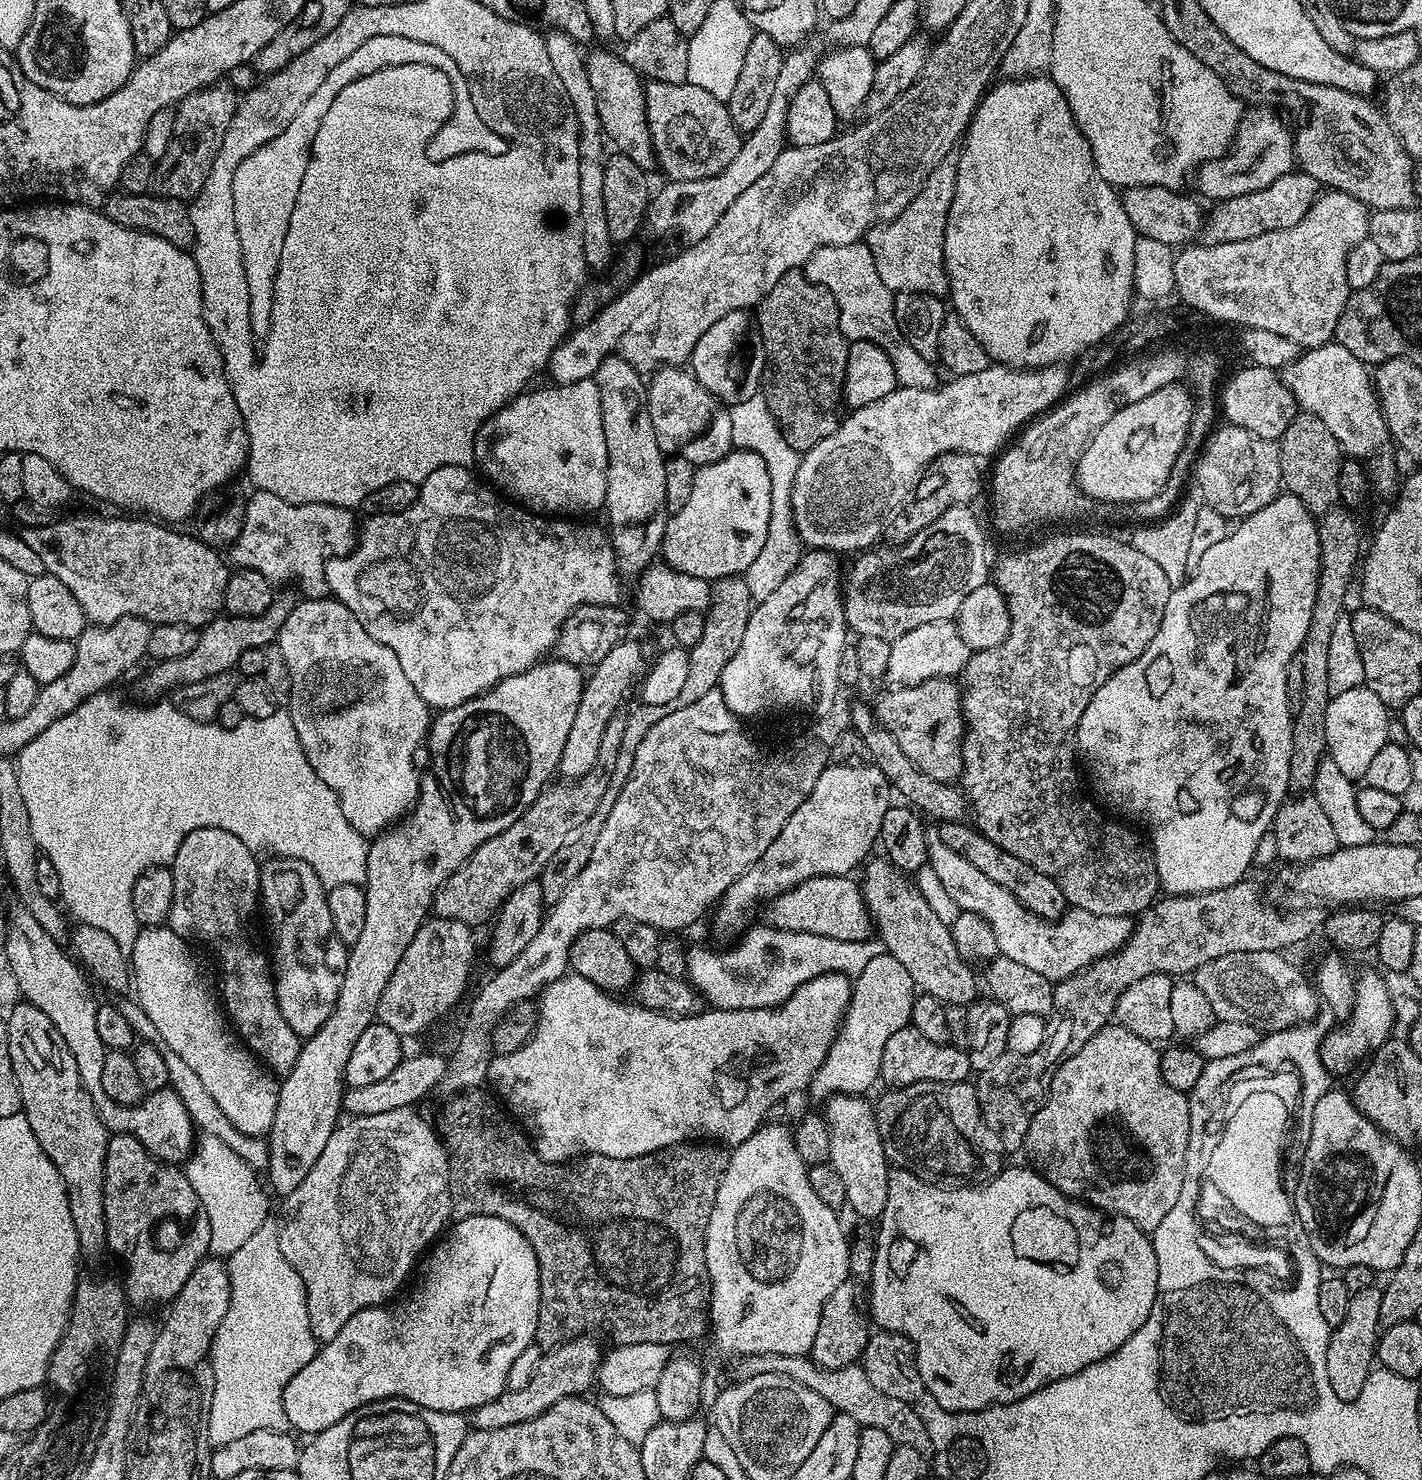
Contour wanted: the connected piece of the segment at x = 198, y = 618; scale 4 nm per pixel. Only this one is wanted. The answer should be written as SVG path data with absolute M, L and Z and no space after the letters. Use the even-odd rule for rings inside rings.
M116 515L120 516L68 516L37 528L20 528L19 534L37 552L38 558L42 558L45 573L58 578L58 582L78 598L85 621L93 625L113 624L127 616L137 616L153 626L203 626L221 615L230 568L226 560L224 565L217 549L203 544L195 535L183 536L172 529L175 527L165 526L155 519Z

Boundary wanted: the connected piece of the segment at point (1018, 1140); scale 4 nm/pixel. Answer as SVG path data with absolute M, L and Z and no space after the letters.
M1047 1051L1034 1054L1014 1054L1004 1052L994 1066L986 1066L974 1080L980 1119L993 1137L1000 1139L999 1147L1005 1153L1021 1151L1024 1139L1030 1130L1034 1114L1044 1105L1048 1098L1048 1087L1052 1085L1054 1064L1048 1061Z

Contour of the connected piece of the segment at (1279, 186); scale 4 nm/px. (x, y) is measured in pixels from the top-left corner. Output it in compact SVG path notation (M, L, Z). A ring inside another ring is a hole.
M1293 170L1282 174L1278 182L1270 182L1270 186L1262 190L1254 190L1254 194L1242 194L1238 198L1213 203L1212 213L1210 210L1204 218L1203 243L1242 242L1243 239L1257 238L1258 234L1270 234L1274 230L1298 226L1298 222L1302 222L1302 218L1316 201L1321 188L1321 184L1310 178L1310 174Z

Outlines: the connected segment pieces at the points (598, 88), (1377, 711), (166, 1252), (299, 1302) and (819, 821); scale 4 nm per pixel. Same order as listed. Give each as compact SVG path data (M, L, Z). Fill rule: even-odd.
M596 48L585 55L586 78L590 78L590 87L594 90L594 106L598 106L598 118L604 127L605 137L619 155L630 158L638 167L652 170L657 167L656 151L652 148L652 139L646 118L644 105L644 85L631 66L624 61L623 55Z
M1366 686L1331 697L1326 710L1326 752L1337 763L1338 770L1342 770L1342 774L1349 776L1353 782L1364 777L1374 754L1378 754L1378 750L1389 743L1388 715L1388 705L1382 702L1382 698L1378 698L1378 694L1374 694L1374 690Z
M130 1134L109 1135L106 1146L106 1174L104 1175L104 1213L106 1214L107 1251L124 1263L122 1283L129 1305L136 1310L148 1310L155 1304L167 1305L186 1286L186 1278L209 1255L210 1218L202 1210L202 1201L190 1186L187 1171L177 1165L166 1164L150 1155L146 1146Z
M269 1218L265 1220L262 1226L258 1226L258 1230L254 1230L254 1234L250 1234L250 1238L246 1238L246 1243L238 1246L238 1250L234 1250L234 1254L227 1257L226 1263L228 1265L228 1277L230 1278L230 1306L226 1310L226 1318L222 1318L222 1322L218 1326L216 1337L212 1343L214 1398L210 1402L208 1443L213 1446L234 1442L234 1438L242 1438L242 1434L250 1434L250 1430L283 1429L286 1424L284 1419L284 1387L288 1385L290 1378L294 1378L294 1374L298 1374L298 1370L302 1370L302 1366L306 1366L315 1358L318 1351L318 1342L310 1330L310 1314L306 1304L306 1286L302 1282L298 1270L294 1270L294 1266L290 1266L290 1262L286 1262L286 1254L282 1254L280 1225L275 1219Z
M871 762L829 763L828 767L822 770L822 774L818 774L814 790L810 790L810 794L801 802L798 810L790 814L778 838L774 838L770 846L766 846L762 858L755 860L720 897L711 913L713 934L720 940L728 940L724 942L735 941L749 927L748 919L751 918L759 900L771 902L780 893L815 876L848 876L856 867L857 871L869 859L868 851L872 847L877 847L882 830L882 818L886 818L886 810L890 807L888 792L890 794L887 778L882 770Z

